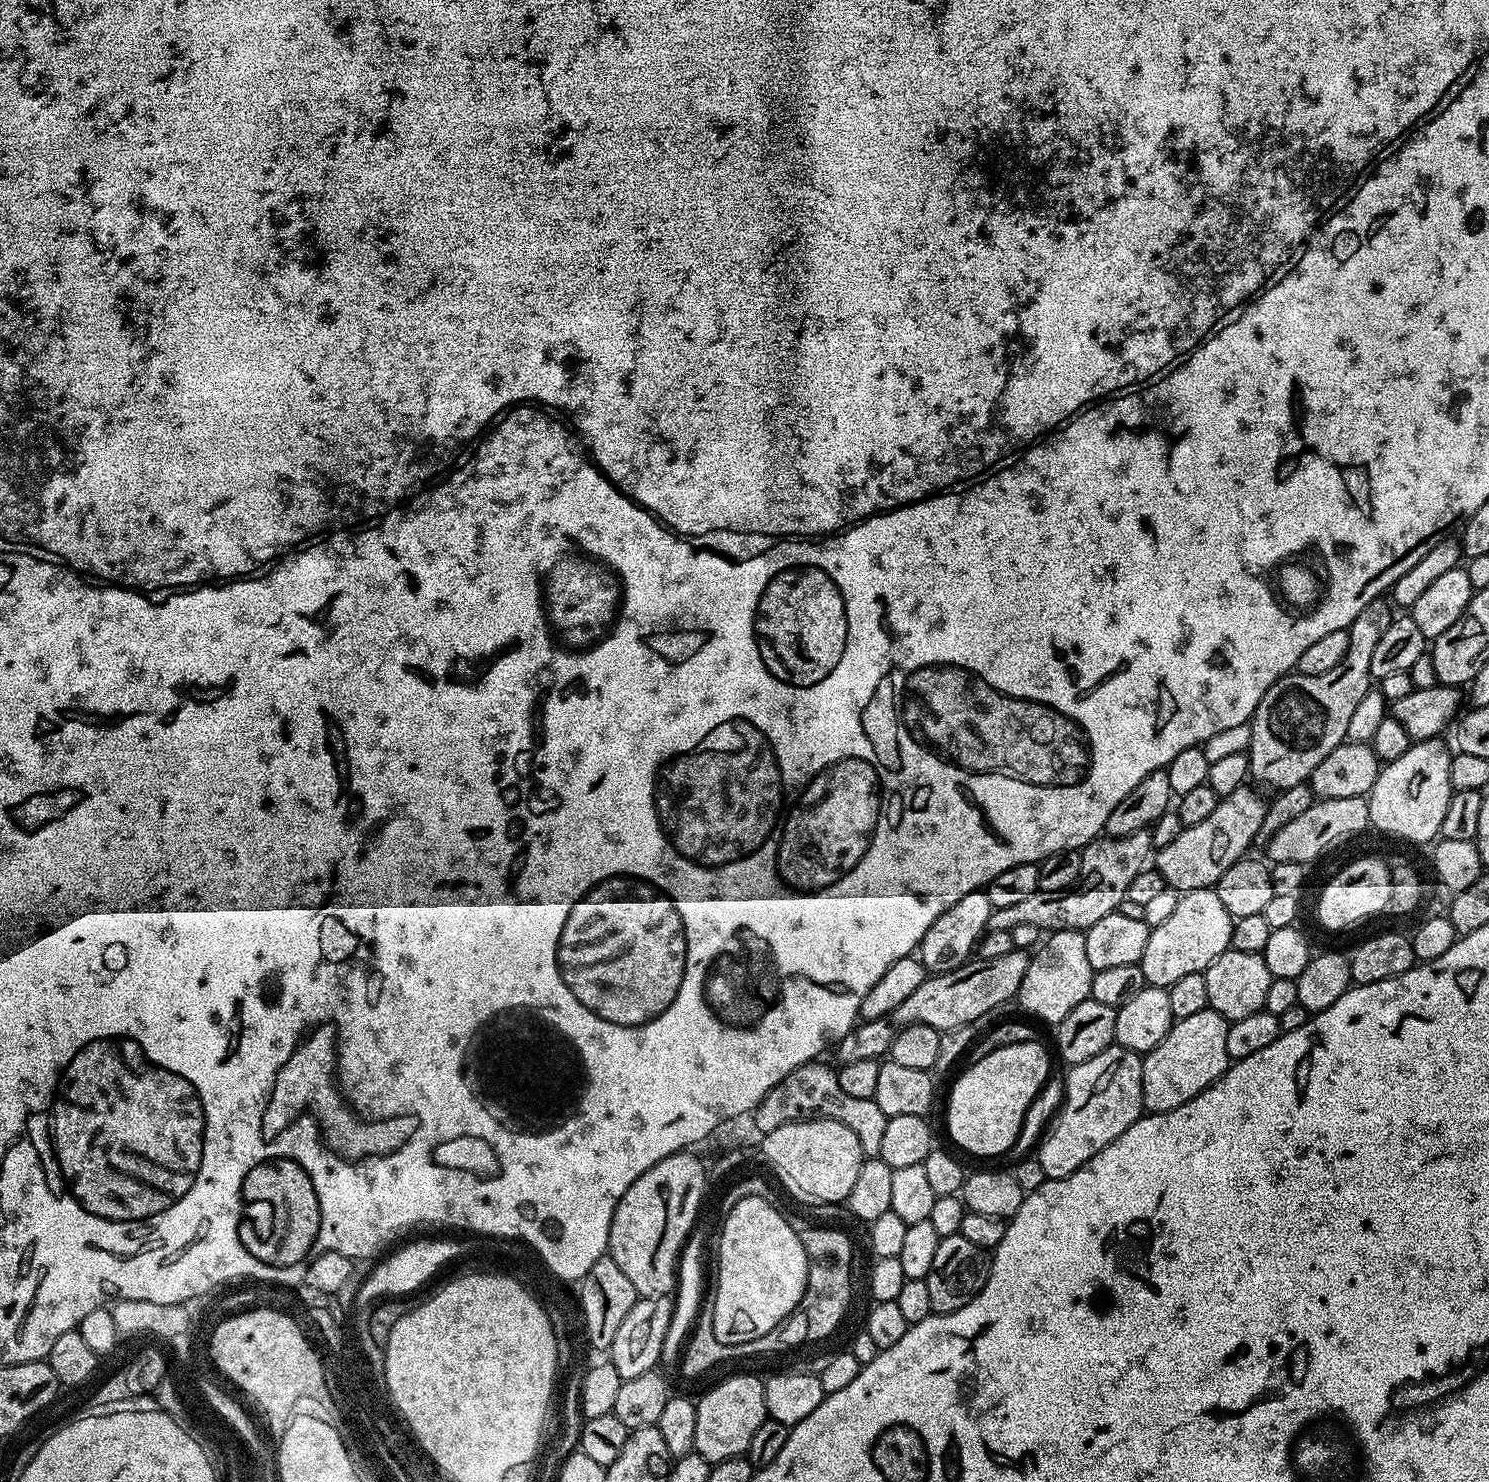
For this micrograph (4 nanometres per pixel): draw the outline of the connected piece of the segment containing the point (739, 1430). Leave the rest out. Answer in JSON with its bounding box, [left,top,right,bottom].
[694,1376,768,1465]

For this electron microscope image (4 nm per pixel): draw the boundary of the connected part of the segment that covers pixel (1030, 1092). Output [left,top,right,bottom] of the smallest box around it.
[948,1039,1050,1156]

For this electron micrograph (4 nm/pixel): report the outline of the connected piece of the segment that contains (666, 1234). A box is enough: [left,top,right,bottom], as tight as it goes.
[607,1150,704,1297]

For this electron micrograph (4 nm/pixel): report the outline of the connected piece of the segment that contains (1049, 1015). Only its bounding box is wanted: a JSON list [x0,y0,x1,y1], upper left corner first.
[1015,930,1093,1026]

